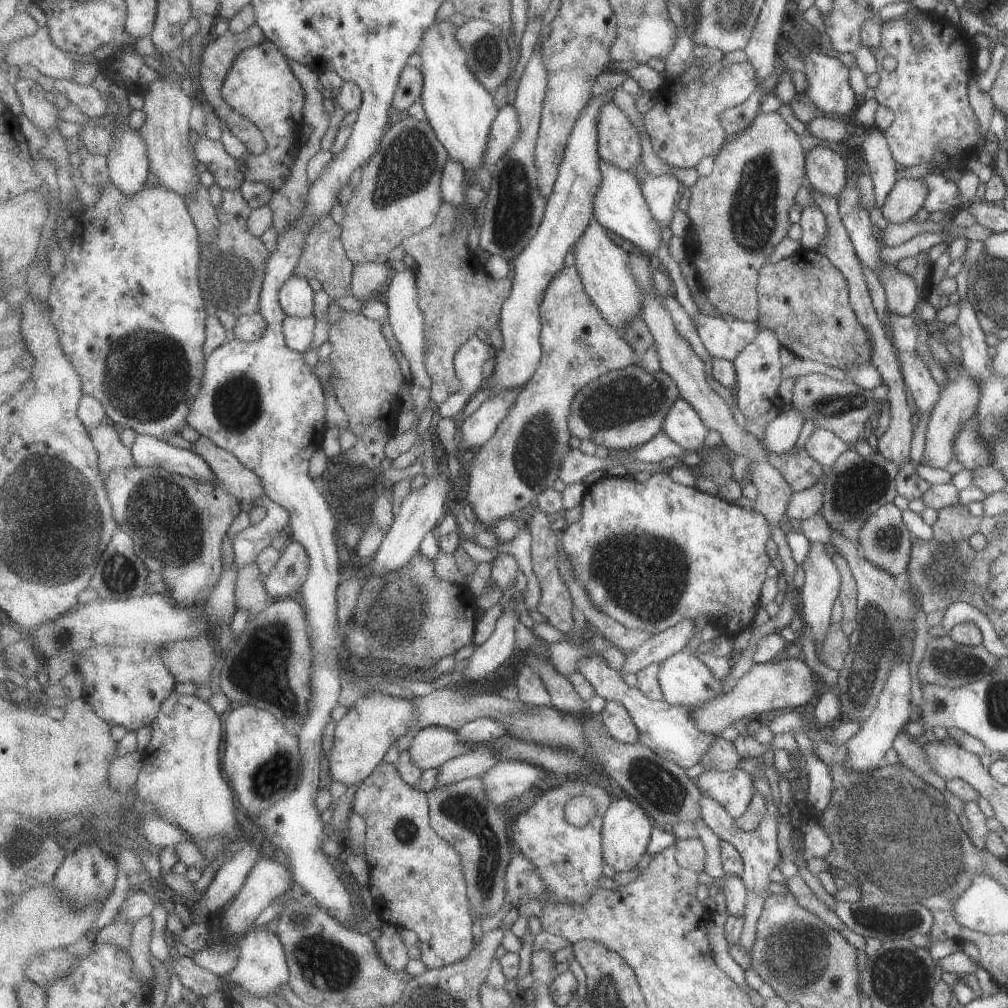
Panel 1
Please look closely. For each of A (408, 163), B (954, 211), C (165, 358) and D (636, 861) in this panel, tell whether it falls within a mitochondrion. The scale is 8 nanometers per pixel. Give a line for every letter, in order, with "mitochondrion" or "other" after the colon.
A: mitochondrion
B: other
C: mitochondrion
D: other

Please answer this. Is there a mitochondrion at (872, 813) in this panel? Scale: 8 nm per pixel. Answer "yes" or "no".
yes

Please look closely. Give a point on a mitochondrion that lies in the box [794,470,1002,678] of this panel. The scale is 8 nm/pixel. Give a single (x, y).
(939, 569)

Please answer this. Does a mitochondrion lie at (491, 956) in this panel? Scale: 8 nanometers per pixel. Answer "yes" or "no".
no

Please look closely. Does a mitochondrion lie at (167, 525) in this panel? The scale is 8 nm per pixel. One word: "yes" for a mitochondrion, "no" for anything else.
yes

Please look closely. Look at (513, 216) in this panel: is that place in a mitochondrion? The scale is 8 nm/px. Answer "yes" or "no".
yes

